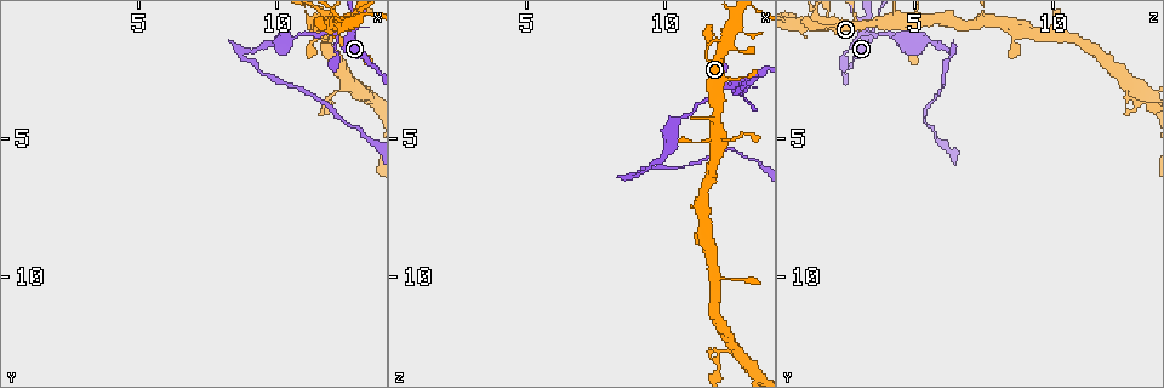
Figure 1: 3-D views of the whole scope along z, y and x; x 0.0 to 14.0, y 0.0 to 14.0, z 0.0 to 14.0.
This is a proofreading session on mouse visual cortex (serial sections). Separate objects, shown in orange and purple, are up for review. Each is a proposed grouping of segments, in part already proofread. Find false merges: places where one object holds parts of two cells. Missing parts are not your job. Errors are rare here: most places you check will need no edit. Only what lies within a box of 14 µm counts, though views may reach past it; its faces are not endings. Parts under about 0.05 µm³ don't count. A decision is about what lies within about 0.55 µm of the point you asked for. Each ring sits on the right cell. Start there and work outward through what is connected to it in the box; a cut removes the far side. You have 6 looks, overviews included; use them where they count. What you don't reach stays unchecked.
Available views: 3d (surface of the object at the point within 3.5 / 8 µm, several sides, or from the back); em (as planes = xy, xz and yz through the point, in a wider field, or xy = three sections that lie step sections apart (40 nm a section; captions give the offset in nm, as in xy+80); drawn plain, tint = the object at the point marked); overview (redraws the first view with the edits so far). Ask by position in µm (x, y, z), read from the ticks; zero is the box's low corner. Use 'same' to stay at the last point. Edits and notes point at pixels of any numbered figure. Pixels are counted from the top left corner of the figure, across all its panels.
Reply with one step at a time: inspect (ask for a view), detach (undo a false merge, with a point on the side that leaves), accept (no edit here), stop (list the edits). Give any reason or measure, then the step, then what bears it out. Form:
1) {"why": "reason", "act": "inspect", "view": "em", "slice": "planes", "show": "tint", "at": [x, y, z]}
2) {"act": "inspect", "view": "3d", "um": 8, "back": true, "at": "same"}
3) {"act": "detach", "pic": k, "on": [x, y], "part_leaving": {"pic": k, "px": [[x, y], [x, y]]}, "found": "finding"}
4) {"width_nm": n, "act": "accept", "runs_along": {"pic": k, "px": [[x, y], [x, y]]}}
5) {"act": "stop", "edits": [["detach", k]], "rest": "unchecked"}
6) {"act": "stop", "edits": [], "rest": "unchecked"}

{"why": "narrows sharply", "act": "inspect", "view": "em", "slice": "xy", "step": 1, "show": "tint", "at": [9.0, 2.1, 6.2]}

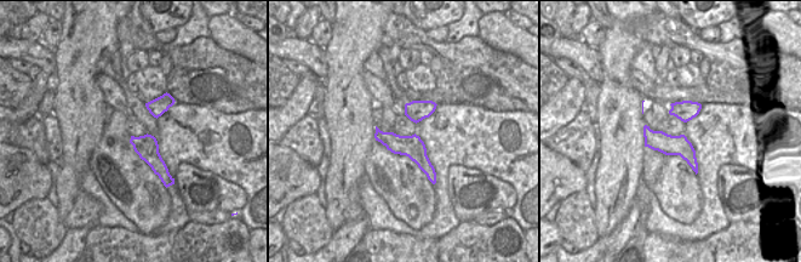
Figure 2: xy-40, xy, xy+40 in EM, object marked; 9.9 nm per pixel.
{"why": "see where the arms go", "act": "inspect", "view": "3d", "um": 3.5, "back": true, "at": "same"}

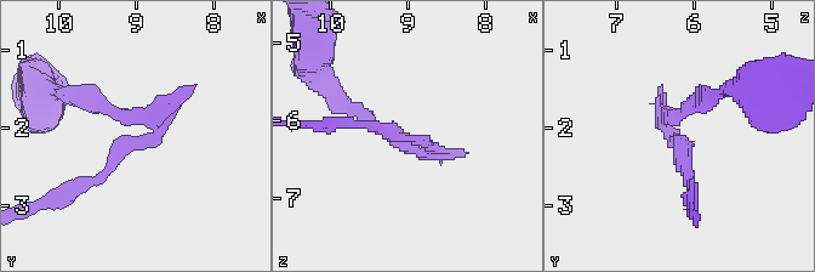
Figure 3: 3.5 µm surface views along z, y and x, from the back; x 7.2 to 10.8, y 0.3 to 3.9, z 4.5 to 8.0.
{"act": "accept", "found": "continuous, no second cell"}

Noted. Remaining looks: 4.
{"why": "four arms meet", "act": "inspect", "view": "3d", "um": 8, "at": [11.8, 1.0, 4.9]}

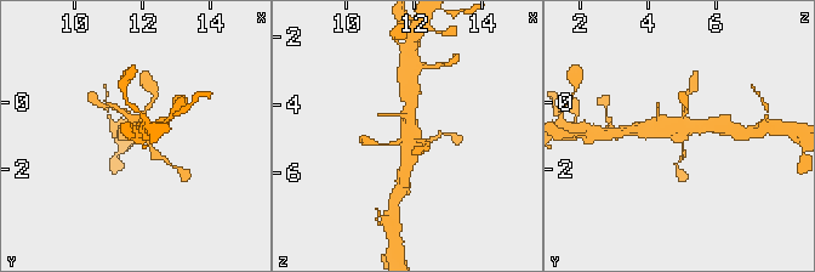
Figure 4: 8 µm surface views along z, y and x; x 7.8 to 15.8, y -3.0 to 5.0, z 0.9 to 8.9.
{"act": "inspect", "view": "3d", "um": 3.5, "at": [11.9, 0.9, 5.0]}

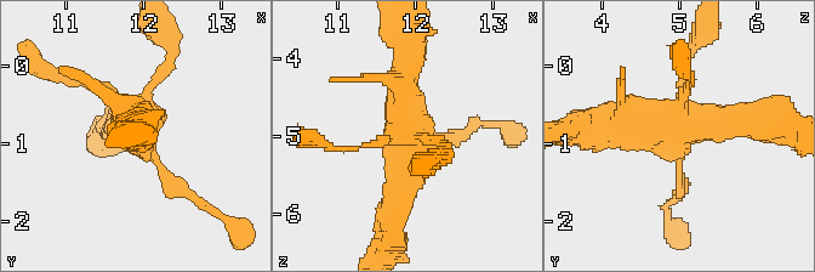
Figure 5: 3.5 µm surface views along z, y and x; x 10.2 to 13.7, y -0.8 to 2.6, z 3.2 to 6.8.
{"why": "shape alone is not enough", "act": "inspect", "view": "em", "slice": "xy", "step": 2, "show": "tint", "at": [11.95, 0.90, 5.00]}

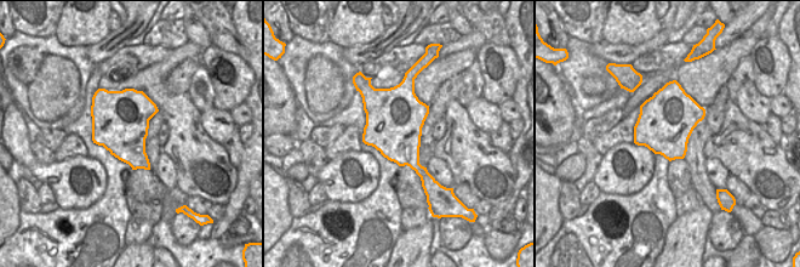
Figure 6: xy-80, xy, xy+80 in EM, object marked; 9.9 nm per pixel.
{"width_nm": 600, "act": "accept", "runs_along": {"pic": 5, "px": [[609, 128], [674, 124], [674, 198]]}, "found": "one cell here"}

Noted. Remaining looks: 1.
{"act": "stop", "edits": [], "rest": "unchecked"}

